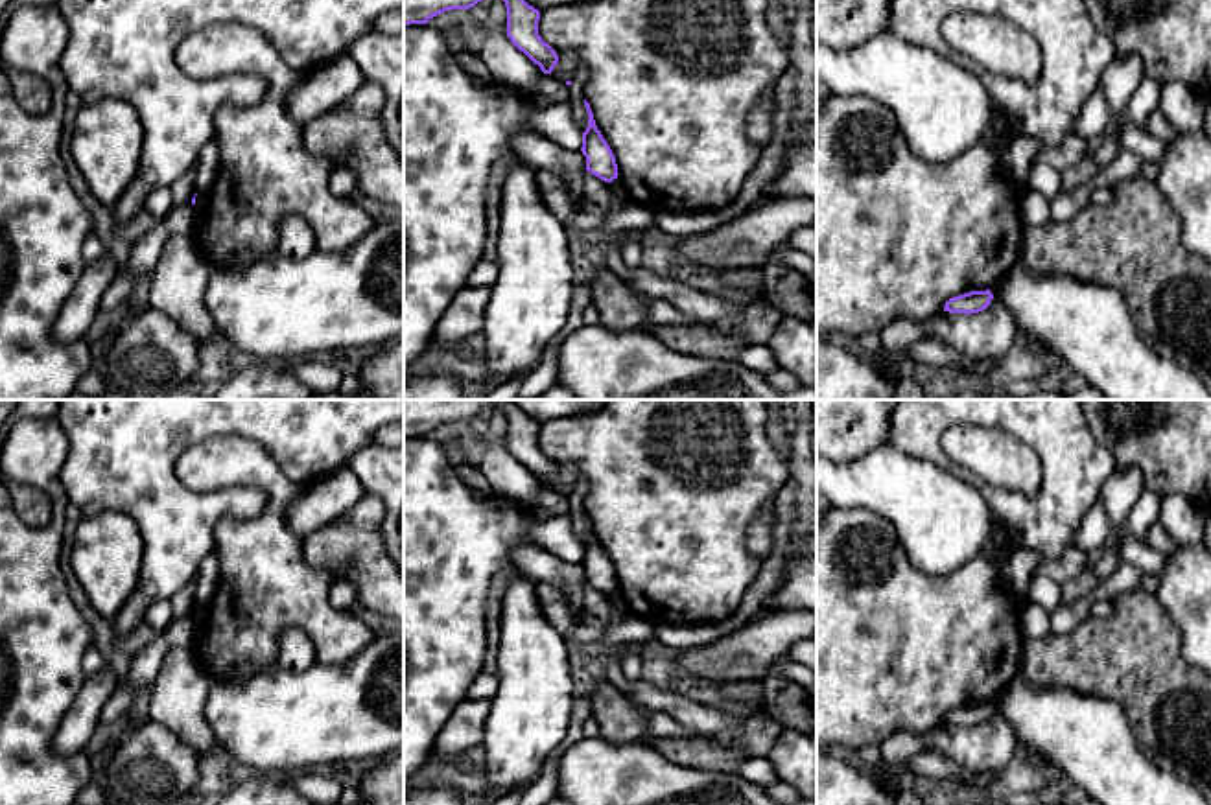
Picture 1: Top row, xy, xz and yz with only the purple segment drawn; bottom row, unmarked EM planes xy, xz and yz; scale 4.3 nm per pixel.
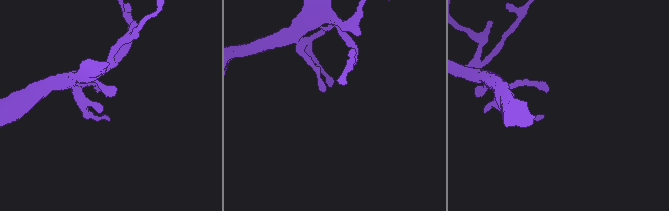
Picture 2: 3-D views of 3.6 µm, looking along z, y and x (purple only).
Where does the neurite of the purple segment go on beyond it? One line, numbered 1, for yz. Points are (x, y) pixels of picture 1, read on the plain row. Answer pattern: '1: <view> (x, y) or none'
1: none

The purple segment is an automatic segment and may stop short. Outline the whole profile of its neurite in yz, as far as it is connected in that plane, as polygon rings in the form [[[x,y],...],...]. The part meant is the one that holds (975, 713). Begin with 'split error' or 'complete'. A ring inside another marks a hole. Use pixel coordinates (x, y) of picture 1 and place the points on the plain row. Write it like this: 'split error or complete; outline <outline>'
complete; outline [[[990,702],[970,704],[970,706],[949,711],[944,718],[944,724],[966,726],[966,728],[979,726],[990,718],[992,711],[993,711],[993,707]]]

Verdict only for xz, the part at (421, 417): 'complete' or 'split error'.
complete

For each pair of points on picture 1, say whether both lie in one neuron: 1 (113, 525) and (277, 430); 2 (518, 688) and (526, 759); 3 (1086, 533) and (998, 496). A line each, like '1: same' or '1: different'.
1: different
2: same
3: different

